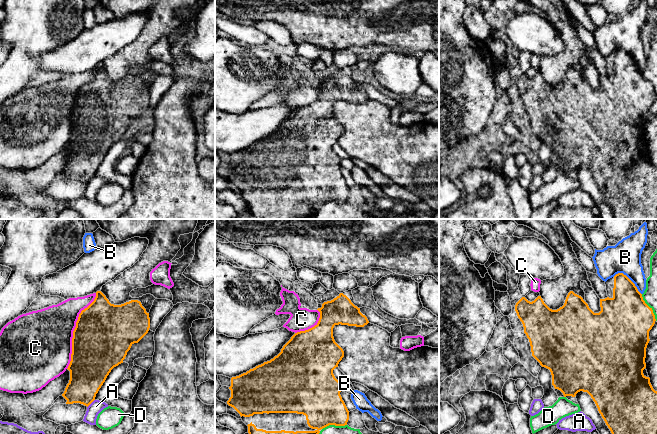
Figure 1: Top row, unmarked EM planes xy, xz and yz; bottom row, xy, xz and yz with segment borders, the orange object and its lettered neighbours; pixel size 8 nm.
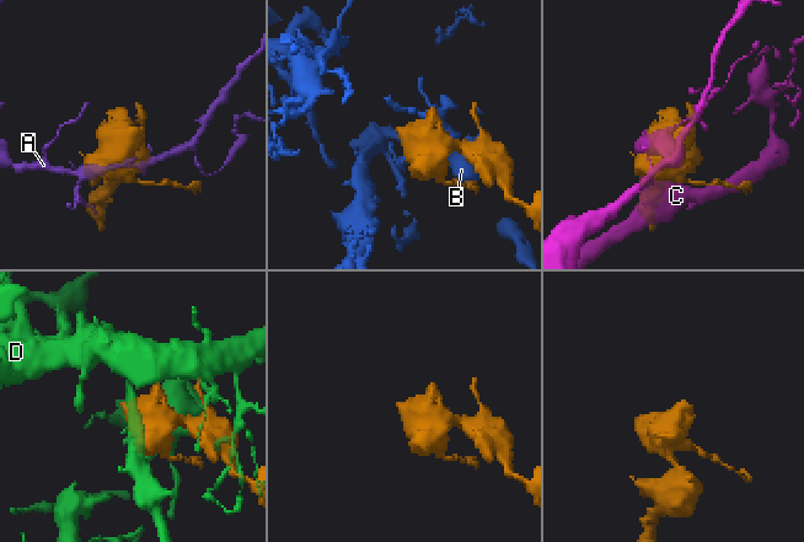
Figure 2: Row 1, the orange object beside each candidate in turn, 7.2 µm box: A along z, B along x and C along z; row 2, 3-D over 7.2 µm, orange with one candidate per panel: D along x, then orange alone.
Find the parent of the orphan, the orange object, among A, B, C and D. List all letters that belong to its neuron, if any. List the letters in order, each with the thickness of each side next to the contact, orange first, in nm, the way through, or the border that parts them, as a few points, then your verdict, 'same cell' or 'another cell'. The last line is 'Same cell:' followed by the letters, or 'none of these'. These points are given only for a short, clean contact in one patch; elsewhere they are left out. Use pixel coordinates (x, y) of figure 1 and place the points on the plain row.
A: 300/100 nm | another cell
B: 320/260 nm | another cell
C: 480/440 nm | another cell
D: 360/280 nm | another cell
Same cell: none of these

